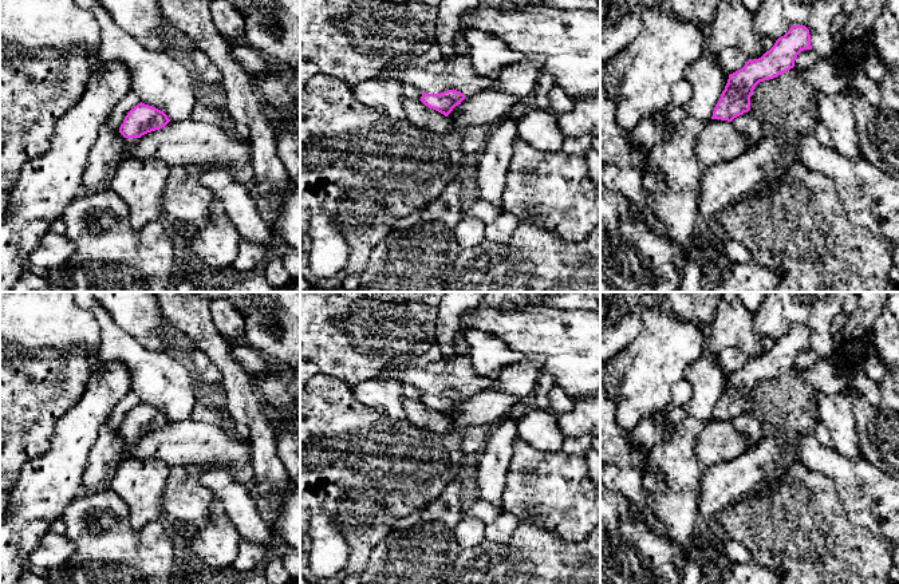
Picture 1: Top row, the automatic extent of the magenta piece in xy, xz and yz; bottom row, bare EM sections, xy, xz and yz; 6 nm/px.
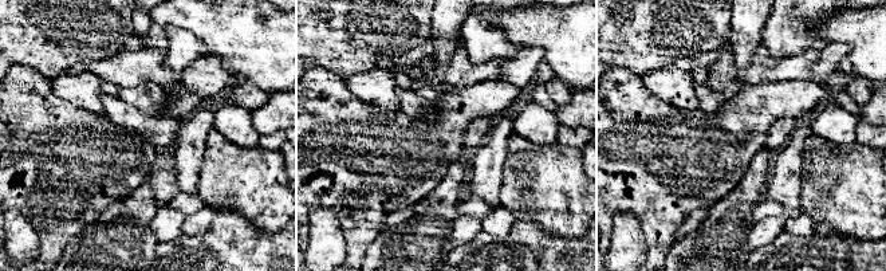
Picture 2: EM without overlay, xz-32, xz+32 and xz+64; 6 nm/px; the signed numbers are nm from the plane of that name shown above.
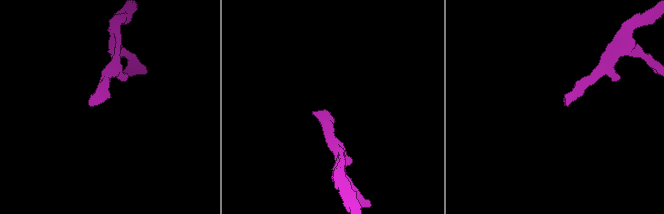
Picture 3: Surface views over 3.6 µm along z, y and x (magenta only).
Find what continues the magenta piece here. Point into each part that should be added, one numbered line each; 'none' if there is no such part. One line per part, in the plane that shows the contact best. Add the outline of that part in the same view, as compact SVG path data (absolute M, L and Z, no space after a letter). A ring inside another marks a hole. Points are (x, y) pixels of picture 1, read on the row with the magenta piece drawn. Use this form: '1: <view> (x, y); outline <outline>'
1: xy (129, 143); outline M123 137L123 145L122 145L122 151L127 153L131 151L134 146L137 146L139 138L125 138Z

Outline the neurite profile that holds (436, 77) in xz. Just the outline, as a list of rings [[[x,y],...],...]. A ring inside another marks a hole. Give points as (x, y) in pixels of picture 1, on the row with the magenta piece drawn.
[[[457,55],[449,60],[439,59],[421,67],[385,70],[379,74],[379,78],[407,83],[421,92],[441,94],[454,88],[465,96],[489,88],[497,76],[498,70],[478,75],[473,70],[469,55]]]

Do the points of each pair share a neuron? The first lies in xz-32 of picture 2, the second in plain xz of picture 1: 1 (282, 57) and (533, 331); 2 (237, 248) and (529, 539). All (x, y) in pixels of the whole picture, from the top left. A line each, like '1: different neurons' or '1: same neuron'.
1: same neuron
2: same neuron

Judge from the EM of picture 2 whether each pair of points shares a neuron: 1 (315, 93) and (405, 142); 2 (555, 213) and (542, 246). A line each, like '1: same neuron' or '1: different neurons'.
1: same neuron
2: different neurons

